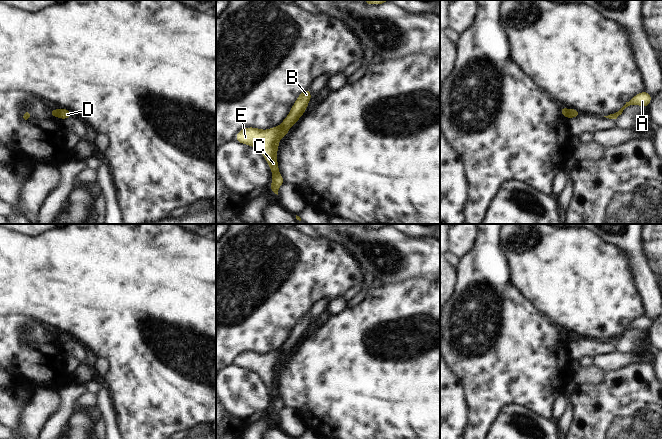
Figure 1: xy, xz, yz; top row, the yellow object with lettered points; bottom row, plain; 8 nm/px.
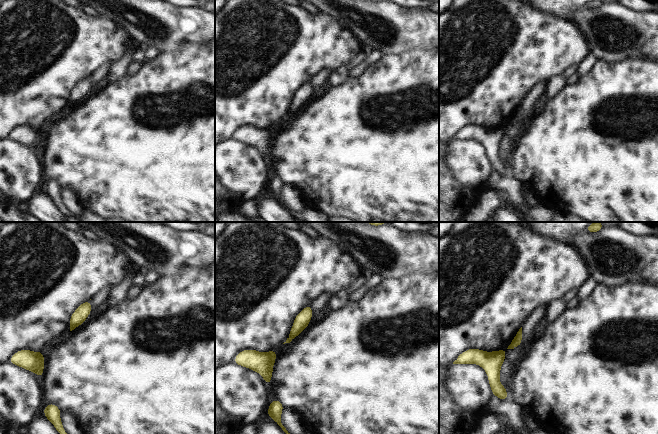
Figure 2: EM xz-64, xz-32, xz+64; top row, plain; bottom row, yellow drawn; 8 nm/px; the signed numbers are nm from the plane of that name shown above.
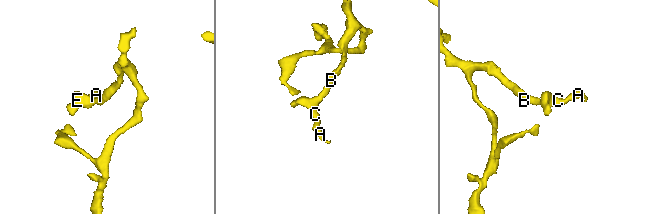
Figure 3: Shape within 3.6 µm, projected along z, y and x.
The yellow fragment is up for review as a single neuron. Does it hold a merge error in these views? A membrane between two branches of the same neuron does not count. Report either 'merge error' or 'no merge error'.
merge error

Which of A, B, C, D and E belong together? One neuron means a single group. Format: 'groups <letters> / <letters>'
groups A C E / B D

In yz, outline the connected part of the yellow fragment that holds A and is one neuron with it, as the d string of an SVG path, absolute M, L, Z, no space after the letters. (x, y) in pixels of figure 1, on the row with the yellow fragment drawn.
M646 91L635 95L632 99L630 99L626 104L616 113L610 114L608 116L604 116L609 119L617 119L622 114L623 110L630 105L640 105L643 107L648 107L651 101L651 94Z

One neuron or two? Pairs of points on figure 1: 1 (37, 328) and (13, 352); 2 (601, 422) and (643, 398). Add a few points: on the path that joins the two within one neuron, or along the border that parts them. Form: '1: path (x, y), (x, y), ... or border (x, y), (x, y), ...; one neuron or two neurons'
1: path (29, 328), (13, 344); one neuron
2: path (611, 420), (620, 415), (626, 415), (633, 408); one neuron

